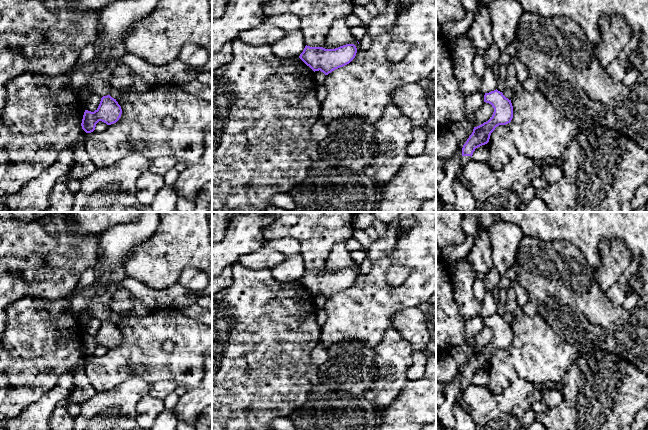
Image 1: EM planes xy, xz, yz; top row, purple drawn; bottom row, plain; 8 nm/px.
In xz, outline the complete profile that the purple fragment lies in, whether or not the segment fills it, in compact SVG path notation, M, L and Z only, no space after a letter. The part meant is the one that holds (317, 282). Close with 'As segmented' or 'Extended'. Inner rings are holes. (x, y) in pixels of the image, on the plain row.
M346 268L335 273L305 270L299 282L314 296L321 295L328 299L335 293L349 288L356 280L354 268Z. As segmented

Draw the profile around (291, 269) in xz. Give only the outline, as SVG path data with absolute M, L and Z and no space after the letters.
M300 253L286 256L282 262L271 268L273 278L281 283L299 281L305 270L304 259Z

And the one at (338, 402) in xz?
M345 340L331 345L327 353L327 361L318 366L318 384L311 390L306 402L290 415L295 430L379 430L381 408L365 396L365 392L379 378L378 369L374 365L374 348L360 341Z

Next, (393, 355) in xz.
M393 327L383 335L374 348L374 365L379 378L365 392L368 400L378 408L390 405L407 384L407 371L412 363L413 348Z

